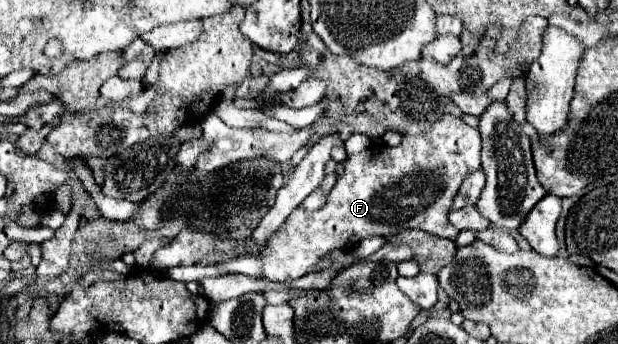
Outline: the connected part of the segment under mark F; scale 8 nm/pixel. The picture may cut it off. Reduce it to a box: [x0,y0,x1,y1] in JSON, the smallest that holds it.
[198,114,480,282]

